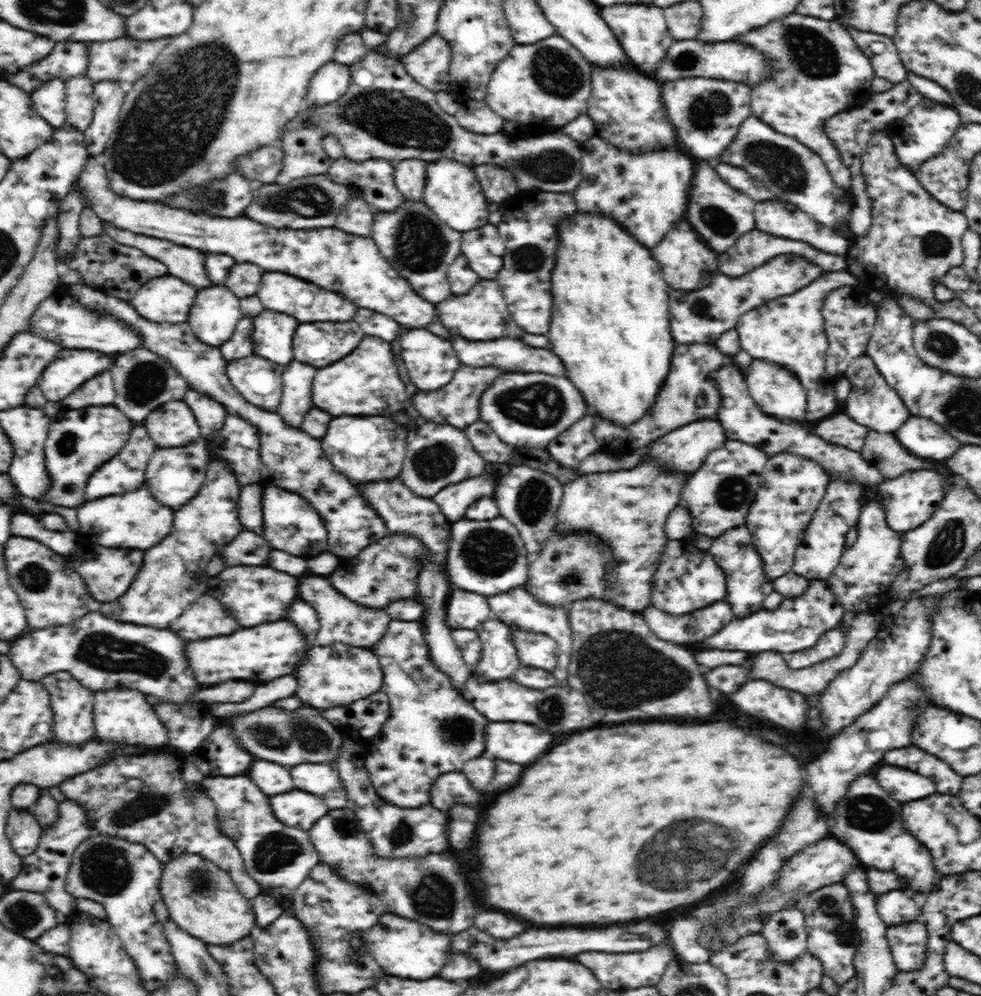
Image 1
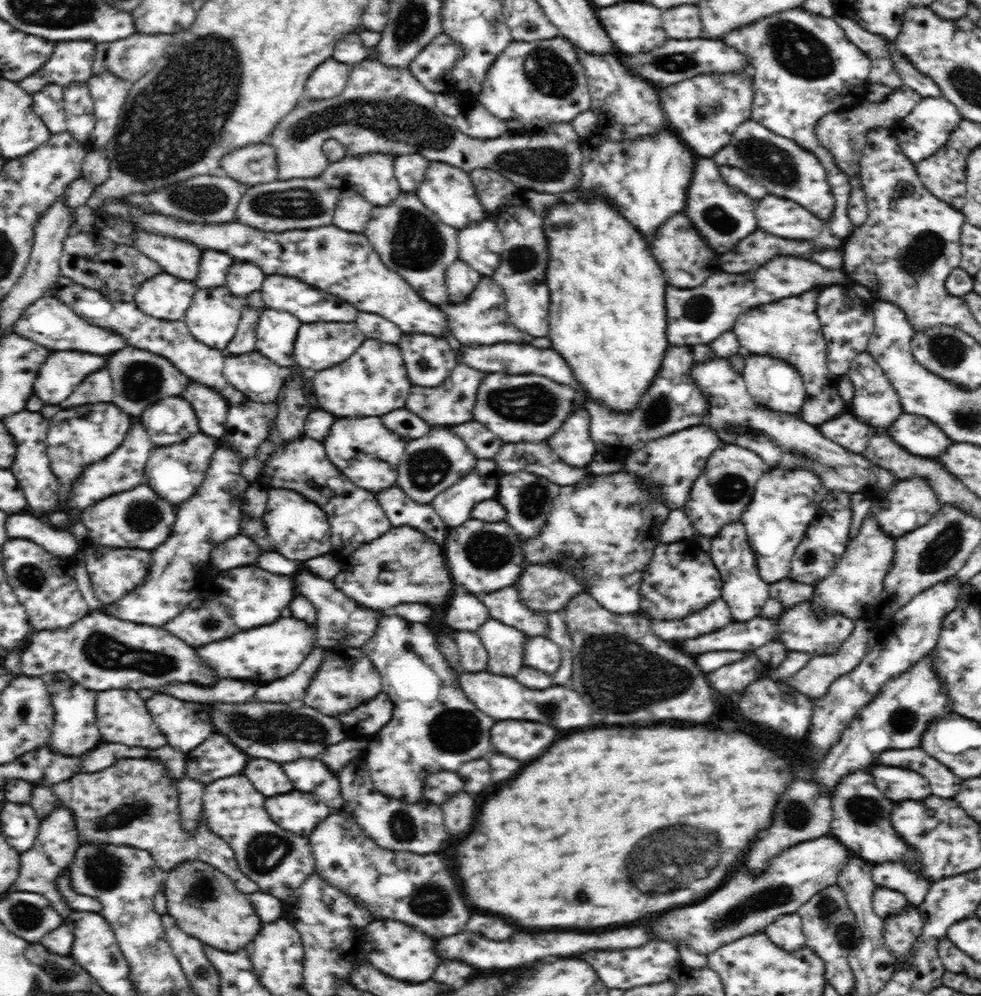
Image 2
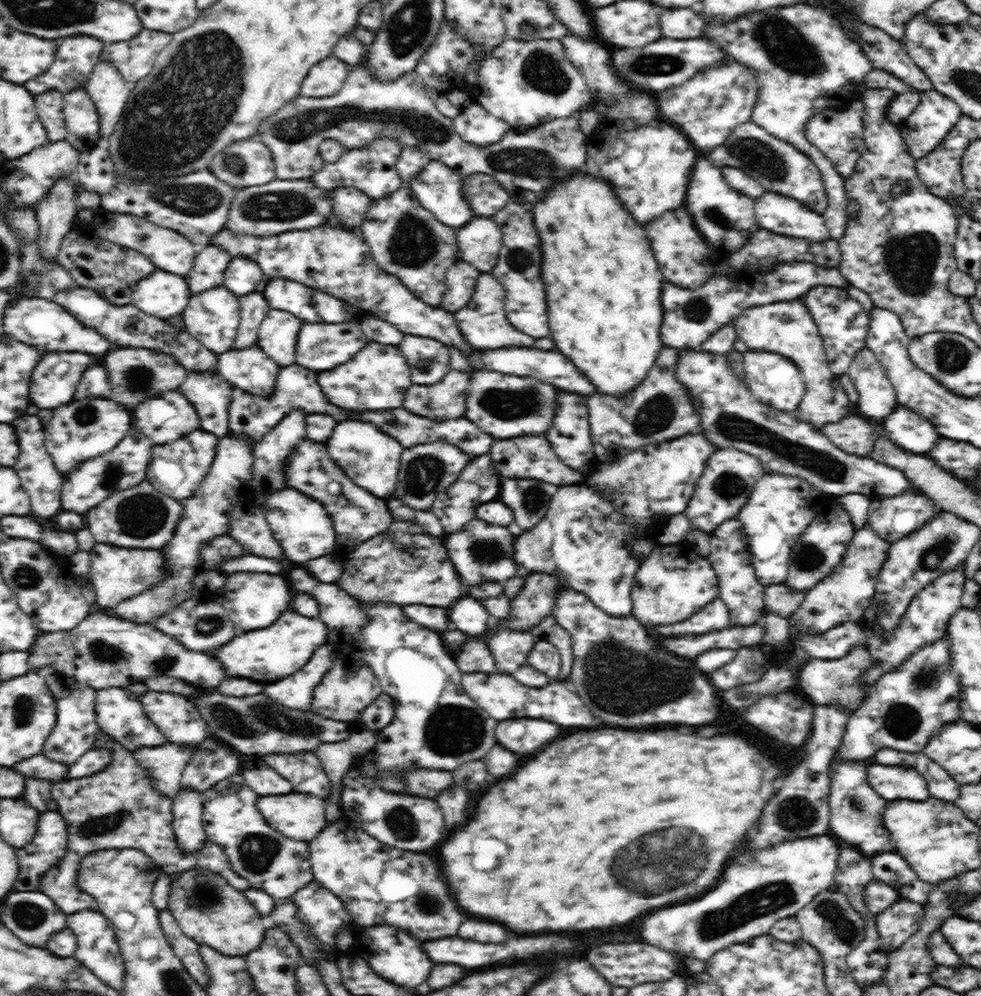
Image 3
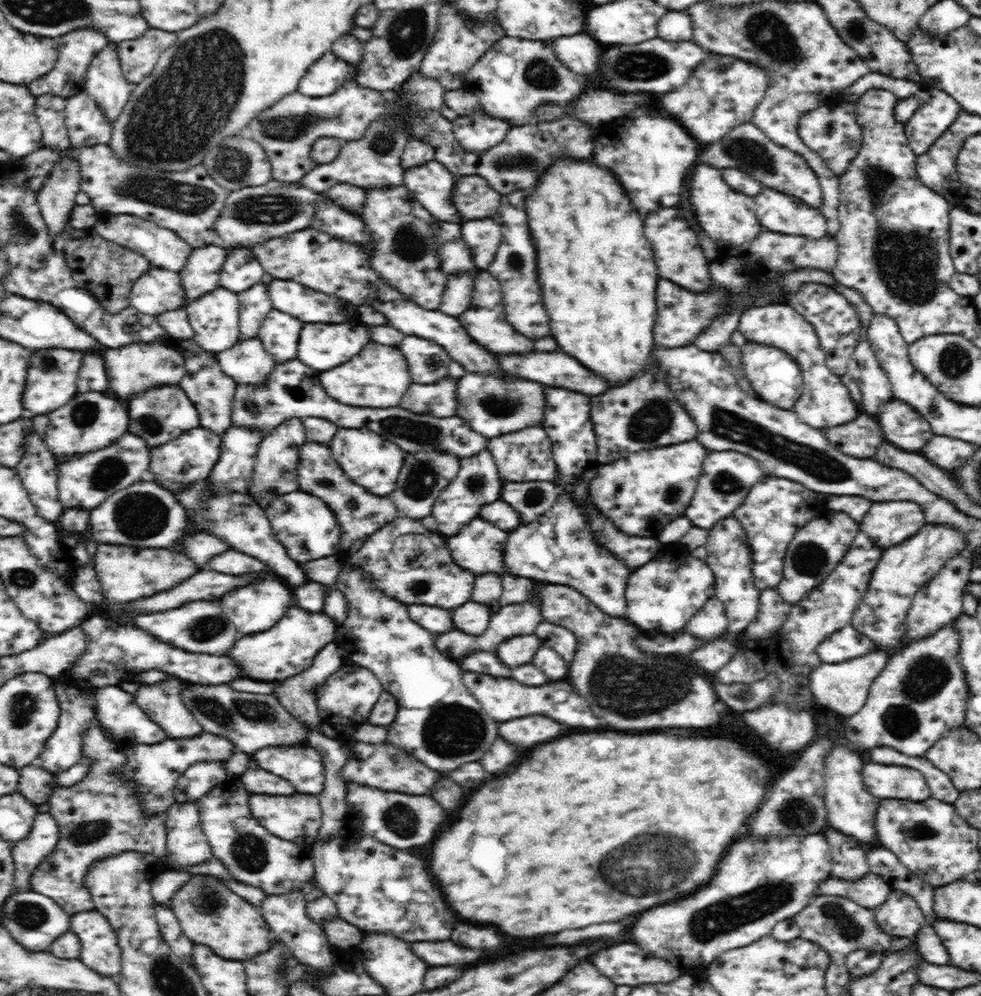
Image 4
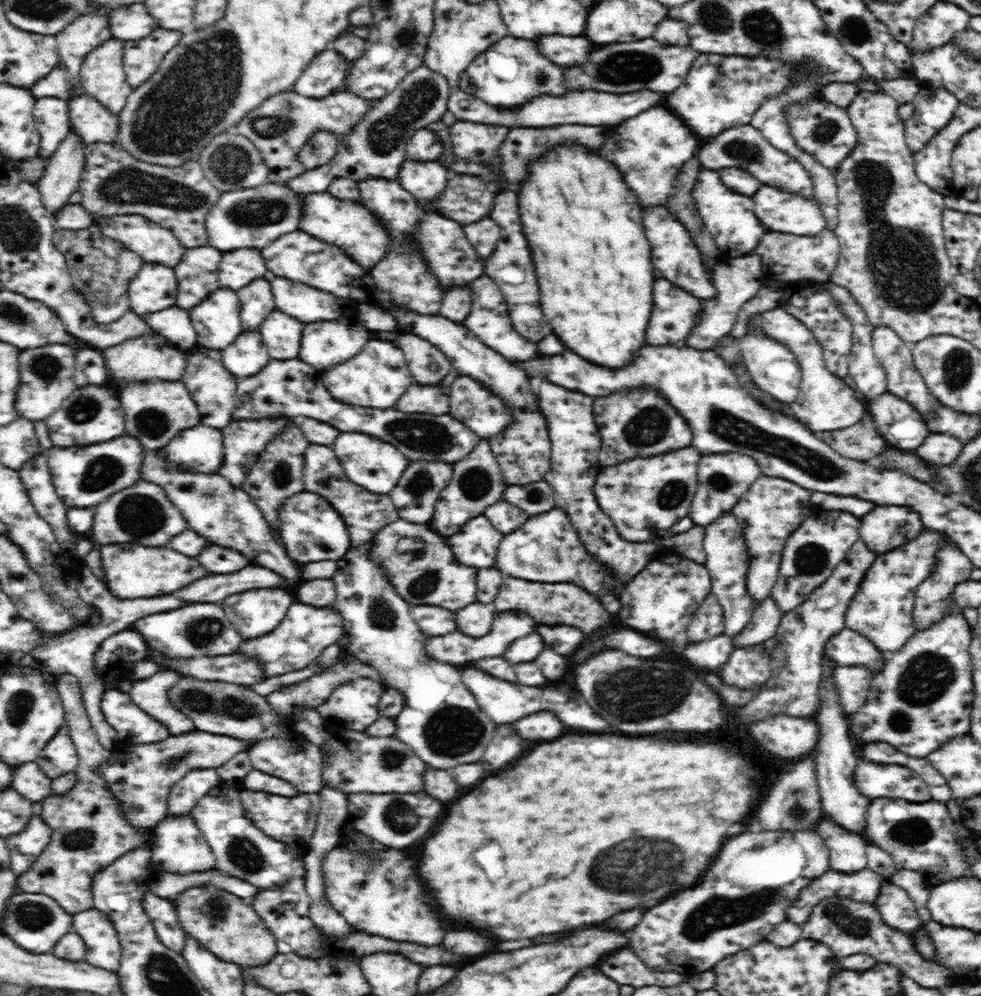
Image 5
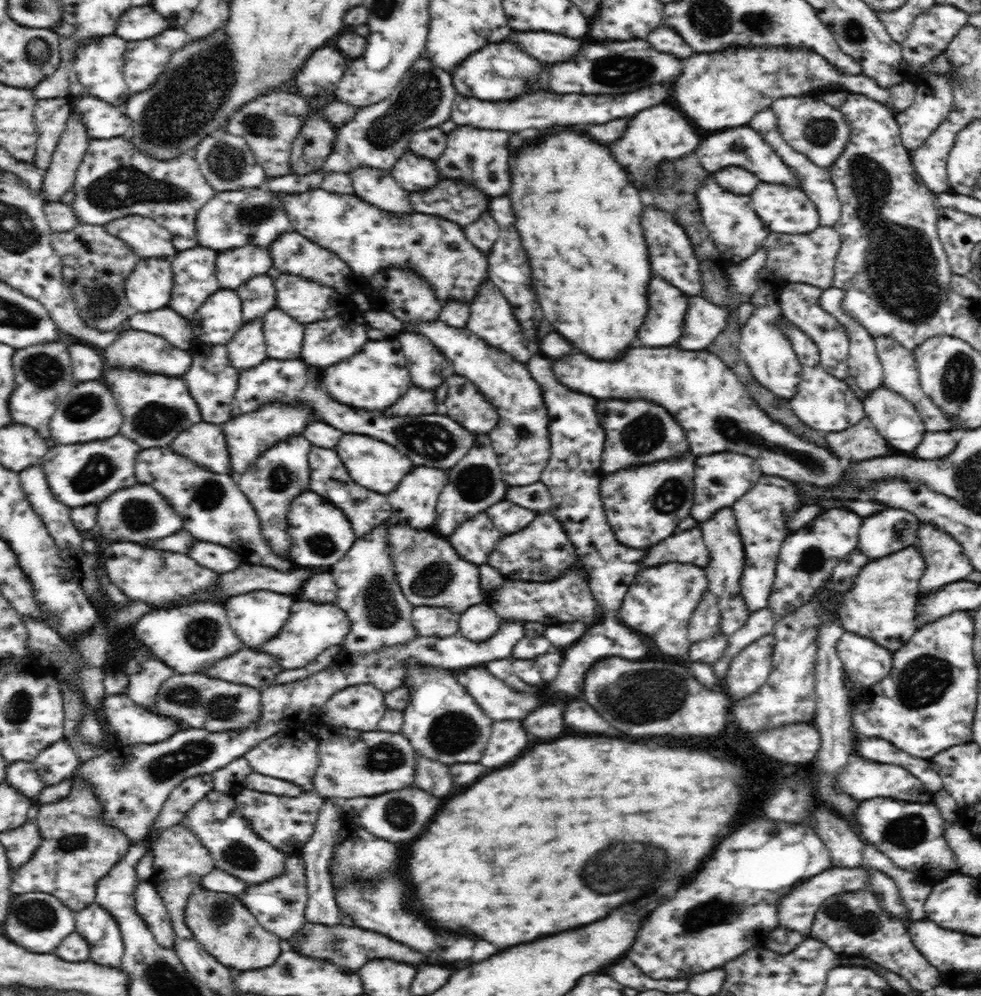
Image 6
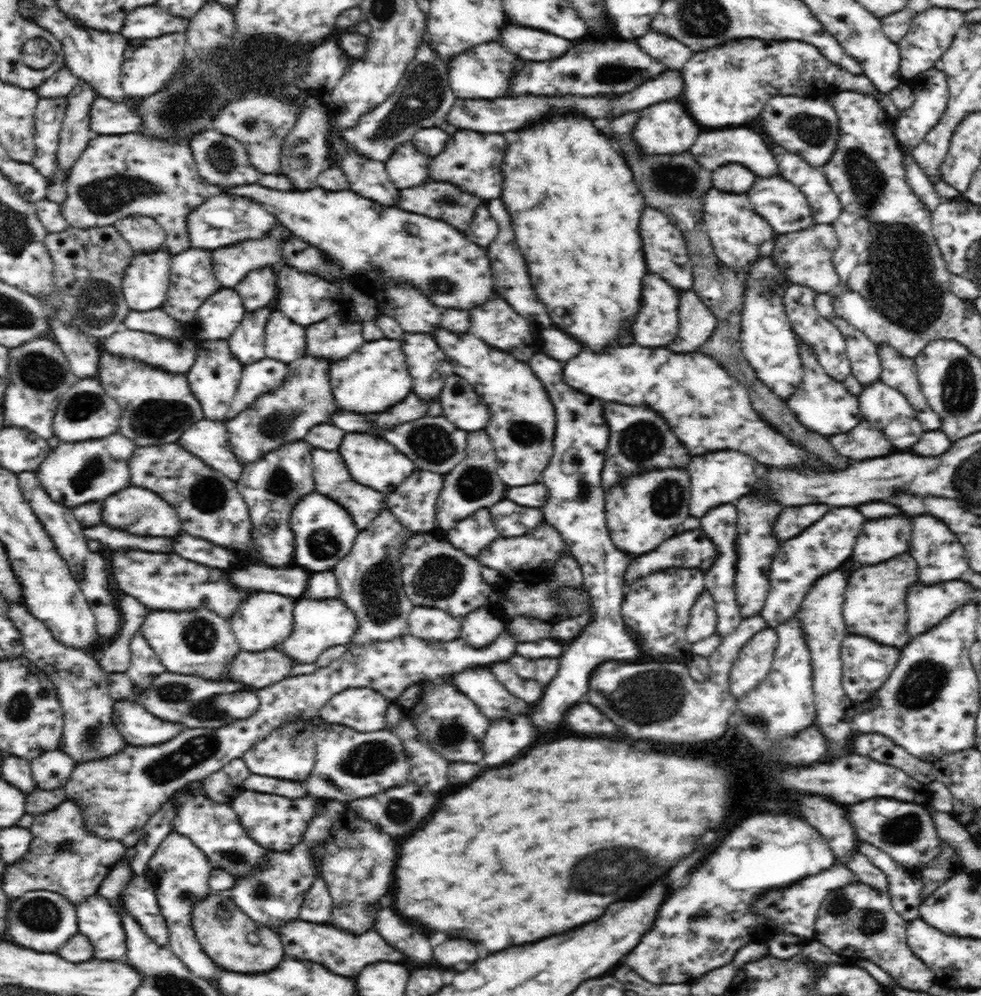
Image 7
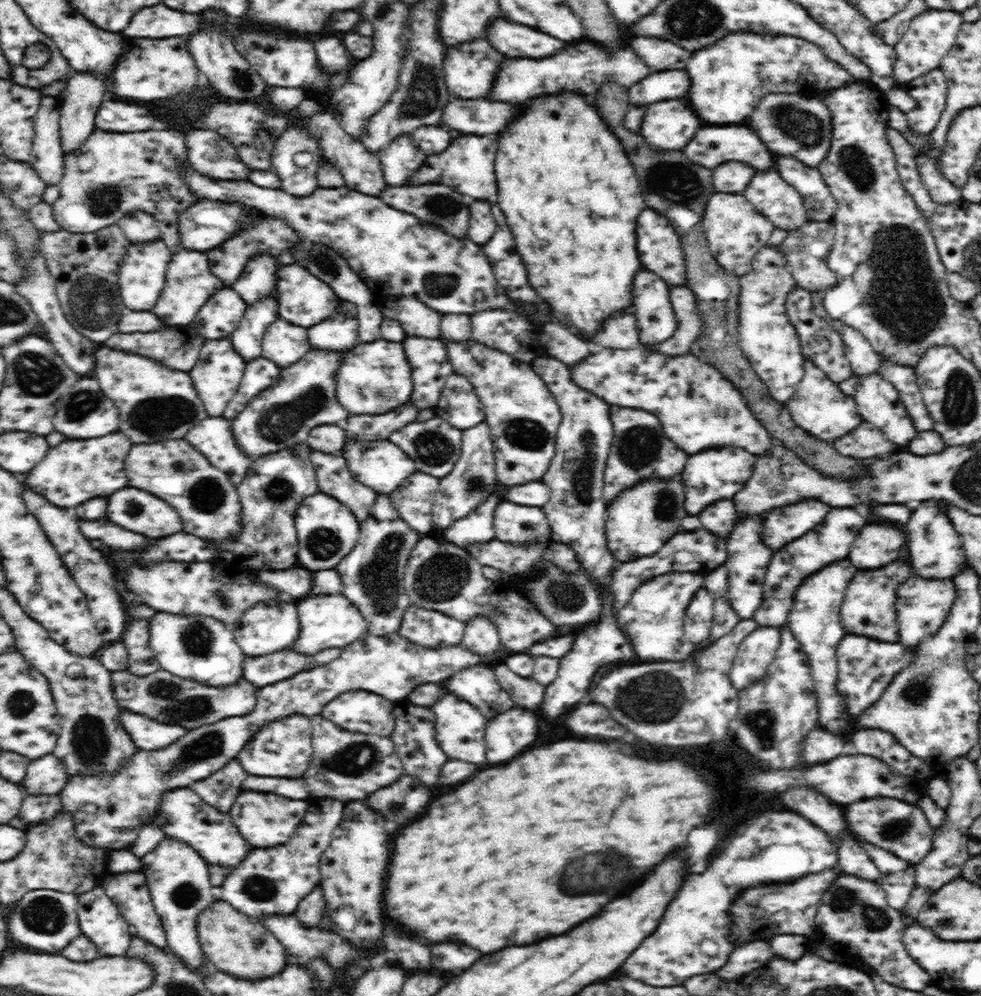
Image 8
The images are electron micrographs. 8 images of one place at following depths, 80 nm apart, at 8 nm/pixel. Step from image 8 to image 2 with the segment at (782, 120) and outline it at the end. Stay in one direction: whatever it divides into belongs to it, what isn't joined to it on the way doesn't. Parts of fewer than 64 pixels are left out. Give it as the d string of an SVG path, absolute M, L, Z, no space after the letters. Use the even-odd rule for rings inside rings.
M902 86L894 88L893 92L880 103L868 103L857 105L847 110L840 110L828 113L816 123L816 139L827 148L837 167L846 174L851 184L851 194L847 213L854 226L863 225L866 222L868 205L866 205L866 196L859 181L859 162L863 155L863 148L867 143L868 132L874 128L890 128L896 123L908 116L914 107L922 100L912 88Z

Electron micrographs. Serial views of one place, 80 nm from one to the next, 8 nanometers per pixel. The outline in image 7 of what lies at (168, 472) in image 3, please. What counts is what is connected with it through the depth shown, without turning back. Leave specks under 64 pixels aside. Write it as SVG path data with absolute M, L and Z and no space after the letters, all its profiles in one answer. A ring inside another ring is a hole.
M199 420L177 442L230 480L237 481L240 478L243 466L230 448L225 421Z

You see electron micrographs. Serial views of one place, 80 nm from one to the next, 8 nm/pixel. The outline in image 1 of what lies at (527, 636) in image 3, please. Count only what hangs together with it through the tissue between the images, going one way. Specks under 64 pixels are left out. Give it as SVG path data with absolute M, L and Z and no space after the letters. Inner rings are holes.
M494 618L483 622L475 631L482 643L482 660L471 674L493 682L514 676L522 664L512 641L512 629Z

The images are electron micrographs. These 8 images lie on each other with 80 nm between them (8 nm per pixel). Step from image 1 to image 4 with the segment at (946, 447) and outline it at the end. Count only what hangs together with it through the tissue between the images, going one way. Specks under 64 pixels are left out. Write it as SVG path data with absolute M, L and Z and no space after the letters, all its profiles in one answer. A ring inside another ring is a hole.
M898 399L883 404L878 422L886 440L908 452L920 450L932 438L930 424L914 408L908 408L908 404Z

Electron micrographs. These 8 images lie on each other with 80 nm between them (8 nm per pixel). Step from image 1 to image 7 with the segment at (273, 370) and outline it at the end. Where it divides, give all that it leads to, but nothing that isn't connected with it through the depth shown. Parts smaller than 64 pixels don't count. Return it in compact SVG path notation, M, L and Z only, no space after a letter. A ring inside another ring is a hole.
M273 306L245 313L240 326L231 334L229 342L232 355L243 365L262 360L265 356L265 328Z

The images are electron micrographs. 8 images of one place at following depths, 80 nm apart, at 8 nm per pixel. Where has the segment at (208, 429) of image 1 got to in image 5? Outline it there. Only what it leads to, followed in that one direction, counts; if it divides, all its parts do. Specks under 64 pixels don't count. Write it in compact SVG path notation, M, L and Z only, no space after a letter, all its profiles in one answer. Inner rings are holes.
M216 349L189 350L187 354L186 372L181 381L186 385L192 399L197 404L200 422L209 427L220 428L230 424L233 420L234 398L237 389L237 379L222 363L222 351Z

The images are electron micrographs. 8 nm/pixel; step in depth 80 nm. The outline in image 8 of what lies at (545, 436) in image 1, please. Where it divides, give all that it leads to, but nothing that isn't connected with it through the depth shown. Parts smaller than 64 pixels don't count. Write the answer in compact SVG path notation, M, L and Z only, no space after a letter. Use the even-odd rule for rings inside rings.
M454 372L445 384L446 388L436 406L436 417L447 420L461 431L485 421L484 405L465 376Z

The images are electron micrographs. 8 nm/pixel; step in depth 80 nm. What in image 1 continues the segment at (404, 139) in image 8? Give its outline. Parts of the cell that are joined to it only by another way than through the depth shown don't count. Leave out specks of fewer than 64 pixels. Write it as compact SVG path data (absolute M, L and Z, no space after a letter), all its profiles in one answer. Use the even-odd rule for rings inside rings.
M440 158L427 162L423 202L450 228L461 233L488 224L489 202L482 192L473 167L461 162Z

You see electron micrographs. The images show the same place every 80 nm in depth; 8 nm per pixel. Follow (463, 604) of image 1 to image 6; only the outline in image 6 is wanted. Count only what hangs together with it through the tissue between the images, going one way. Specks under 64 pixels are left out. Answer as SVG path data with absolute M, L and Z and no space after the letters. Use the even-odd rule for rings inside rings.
M489 601L477 604L460 615L458 634L472 642L484 642L498 632L501 621Z

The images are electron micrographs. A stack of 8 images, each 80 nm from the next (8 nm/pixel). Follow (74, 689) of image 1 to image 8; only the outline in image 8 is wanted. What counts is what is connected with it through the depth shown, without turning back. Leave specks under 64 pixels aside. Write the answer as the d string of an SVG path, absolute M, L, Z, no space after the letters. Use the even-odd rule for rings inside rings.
M46 754L31 760L20 787L26 794L59 794L68 780L63 762Z

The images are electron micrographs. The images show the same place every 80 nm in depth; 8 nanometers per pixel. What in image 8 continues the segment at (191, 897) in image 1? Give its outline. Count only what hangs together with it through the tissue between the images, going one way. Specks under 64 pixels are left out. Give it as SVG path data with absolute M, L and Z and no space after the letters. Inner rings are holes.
M214 900L196 918L196 930L205 958L208 958L218 971L243 978L262 980L276 976L288 963L282 943L258 920L237 911L229 902Z

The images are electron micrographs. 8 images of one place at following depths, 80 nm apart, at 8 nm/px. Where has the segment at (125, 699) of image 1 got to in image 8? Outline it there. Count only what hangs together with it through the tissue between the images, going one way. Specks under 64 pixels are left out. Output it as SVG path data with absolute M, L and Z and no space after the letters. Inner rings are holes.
M127 708L122 709L117 717L139 750L150 751L166 748L188 732L186 727L156 722L156 720Z

